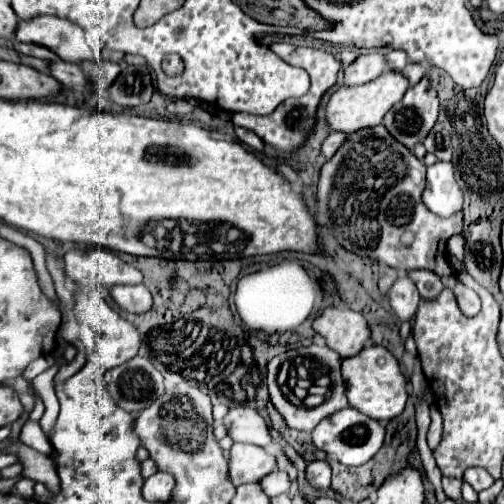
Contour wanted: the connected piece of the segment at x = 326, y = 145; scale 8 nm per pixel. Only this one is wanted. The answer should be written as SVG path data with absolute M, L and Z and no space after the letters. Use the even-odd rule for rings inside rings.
M331 132L331 134L323 140L323 144L321 144L323 156L325 156L325 158L331 158L331 156L337 152L337 148L341 146L341 140L345 140L345 134L343 134L343 132Z

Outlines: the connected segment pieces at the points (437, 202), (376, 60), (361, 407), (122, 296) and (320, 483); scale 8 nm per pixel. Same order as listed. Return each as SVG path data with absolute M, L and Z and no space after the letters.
M435 162L427 168L423 204L441 218L449 218L461 212L463 192L455 180L455 168L451 162Z
M371 52L365 56L359 56L353 64L345 66L343 74L345 74L345 86L361 86L367 84L371 80L375 80L377 76L381 76L385 72L385 56L379 52Z
M367 344L363 352L351 358L343 358L341 374L345 380L345 396L351 408L381 422L391 420L403 412L407 402L407 382L399 370L399 362L387 348Z
M143 284L135 286L113 286L111 298L125 312L147 312L151 308L151 292Z
M327 460L309 462L305 476L315 490L329 490L331 488L331 466Z

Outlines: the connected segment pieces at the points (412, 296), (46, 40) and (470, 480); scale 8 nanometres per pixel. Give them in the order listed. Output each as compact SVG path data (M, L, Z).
M401 274L395 284L389 288L387 292L389 296L389 302L391 302L391 308L395 310L395 314L399 316L399 320L411 320L417 312L417 306L419 306L419 290L417 286L411 282L411 278L407 274Z
M37 16L19 22L17 40L49 48L65 62L97 62L97 54L87 46L85 32L77 24L57 16Z
M469 468L469 472L465 472L463 480L467 484L471 484L475 492L481 492L481 490L485 490L485 488L489 488L493 484L493 478L483 468Z

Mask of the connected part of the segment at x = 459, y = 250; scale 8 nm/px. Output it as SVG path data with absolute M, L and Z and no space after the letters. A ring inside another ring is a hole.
M457 234L457 236L451 236L451 238L449 238L449 244L447 244L447 248L449 248L449 252L451 252L455 258L463 260L465 240L463 240L463 236L461 236L461 234Z

